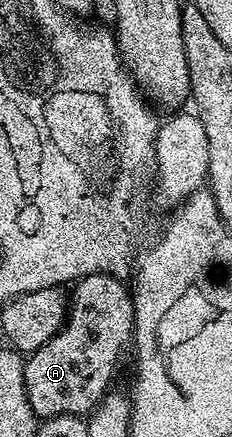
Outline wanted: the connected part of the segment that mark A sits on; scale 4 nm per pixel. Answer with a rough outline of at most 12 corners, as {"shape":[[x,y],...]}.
{"shape":[[75,282],[25,360],[37,418],[91,414],[136,328],[129,286]]}

